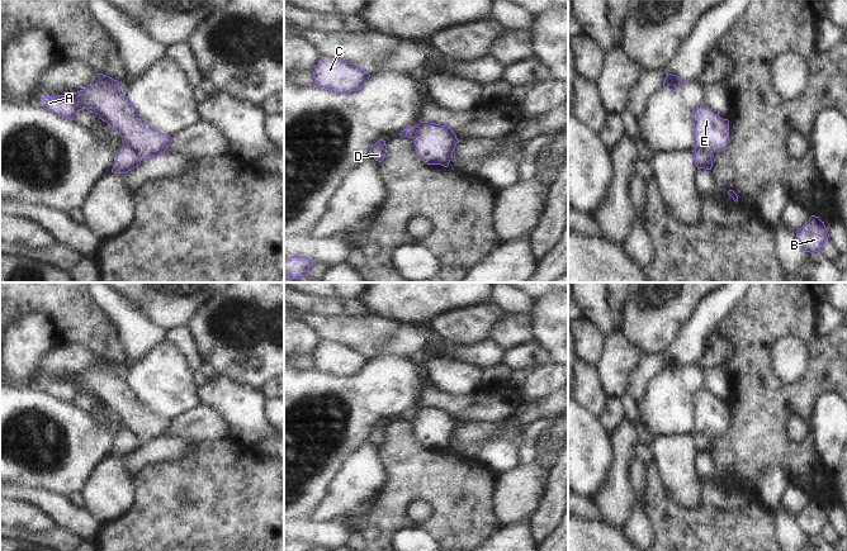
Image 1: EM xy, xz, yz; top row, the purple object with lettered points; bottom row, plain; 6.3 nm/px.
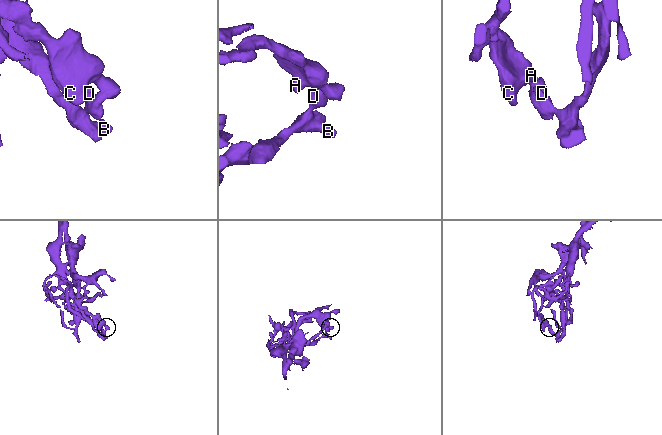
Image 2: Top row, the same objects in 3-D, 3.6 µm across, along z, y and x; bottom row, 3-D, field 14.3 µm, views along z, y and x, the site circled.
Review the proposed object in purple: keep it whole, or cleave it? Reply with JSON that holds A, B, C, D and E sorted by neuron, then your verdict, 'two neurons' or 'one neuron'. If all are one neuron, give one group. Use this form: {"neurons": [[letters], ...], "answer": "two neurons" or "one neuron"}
{"neurons": [["A", "C", "E"], ["B", "D"]], "answer": "two neurons"}

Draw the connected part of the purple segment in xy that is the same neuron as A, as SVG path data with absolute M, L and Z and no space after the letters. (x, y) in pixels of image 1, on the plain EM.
M96 357L84 374L43 381L39 389L68 404L84 393L98 398L141 438L143 445L165 437L174 423L146 407L128 381L120 377L119 365L103 357Z

